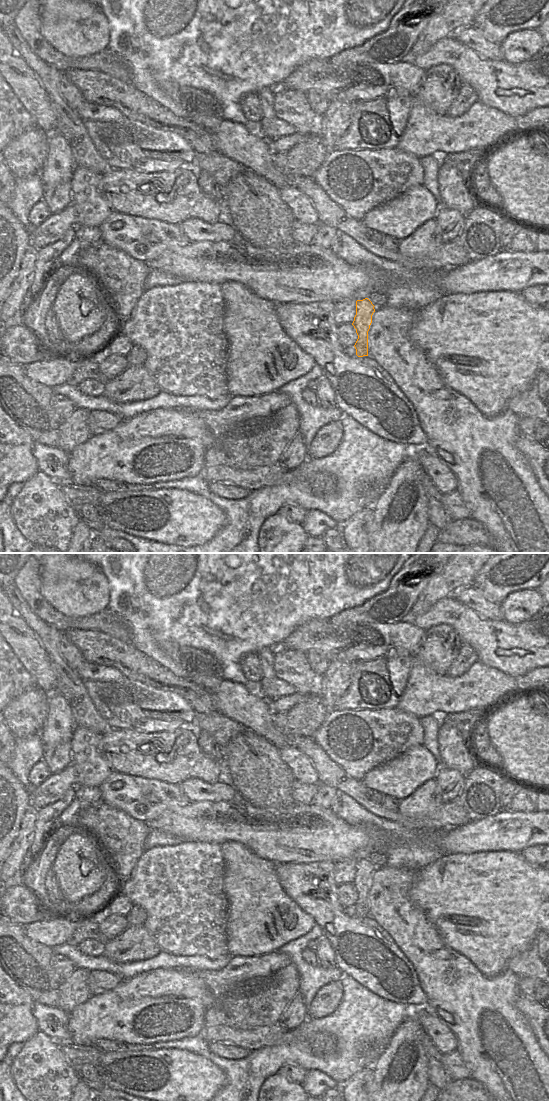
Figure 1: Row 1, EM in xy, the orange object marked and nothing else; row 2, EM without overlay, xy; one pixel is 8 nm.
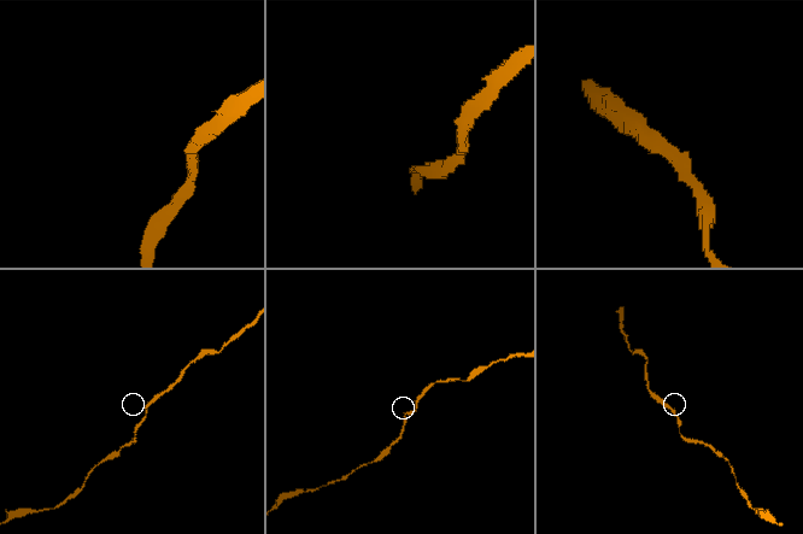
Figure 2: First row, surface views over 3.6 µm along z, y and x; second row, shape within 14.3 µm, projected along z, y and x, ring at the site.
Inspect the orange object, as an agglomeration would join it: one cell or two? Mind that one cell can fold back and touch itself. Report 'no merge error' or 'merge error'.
no merge error

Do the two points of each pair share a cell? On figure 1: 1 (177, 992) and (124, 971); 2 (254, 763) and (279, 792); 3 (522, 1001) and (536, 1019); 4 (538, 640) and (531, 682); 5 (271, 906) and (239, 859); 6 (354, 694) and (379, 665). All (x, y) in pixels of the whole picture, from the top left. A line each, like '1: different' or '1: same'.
1: different
2: same
3: same
4: different
5: same
6: same

